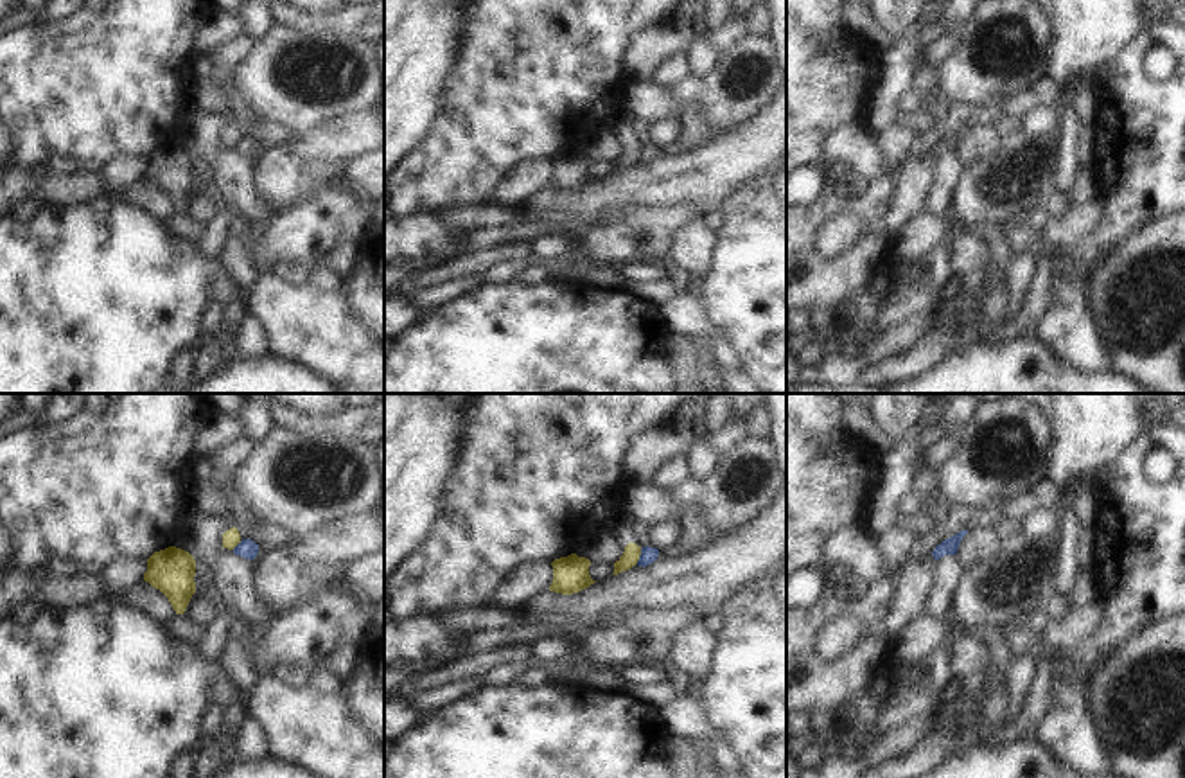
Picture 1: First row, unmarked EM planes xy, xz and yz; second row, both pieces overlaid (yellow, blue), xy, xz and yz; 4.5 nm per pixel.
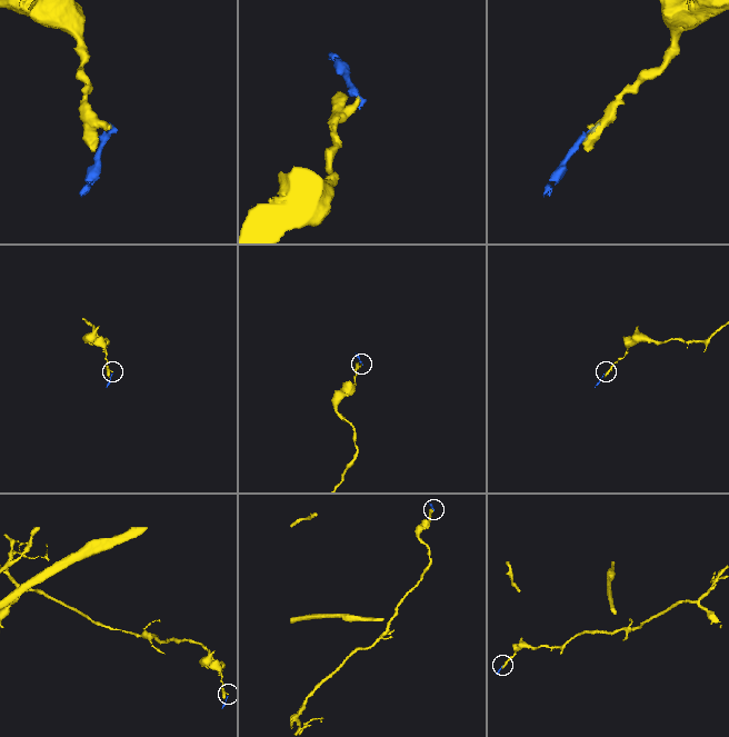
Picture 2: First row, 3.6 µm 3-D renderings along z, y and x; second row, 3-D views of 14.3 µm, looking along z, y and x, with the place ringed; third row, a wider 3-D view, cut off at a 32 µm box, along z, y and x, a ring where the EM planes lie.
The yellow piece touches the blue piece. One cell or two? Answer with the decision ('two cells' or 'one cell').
two cells

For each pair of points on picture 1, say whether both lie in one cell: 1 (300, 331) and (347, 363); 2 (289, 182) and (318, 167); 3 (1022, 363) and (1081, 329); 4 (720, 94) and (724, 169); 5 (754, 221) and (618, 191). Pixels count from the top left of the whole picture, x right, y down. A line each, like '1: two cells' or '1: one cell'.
1: one cell
2: one cell
3: two cells
4: two cells
5: two cells

